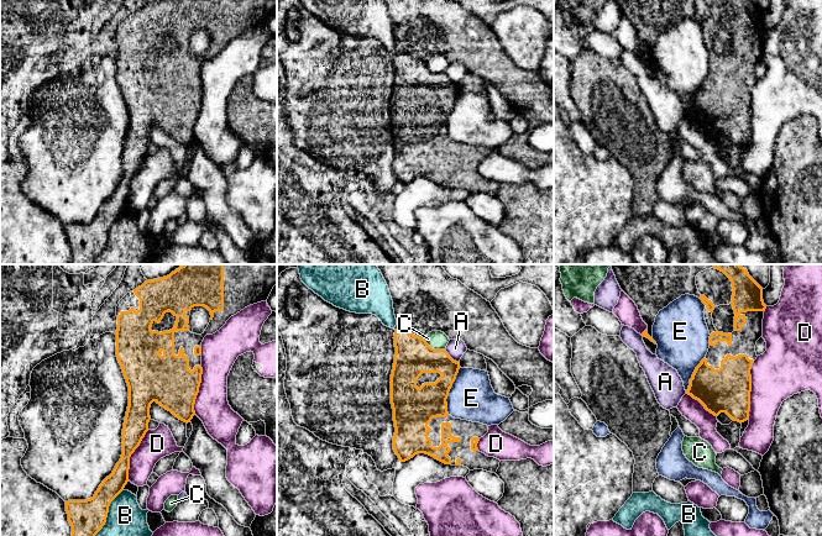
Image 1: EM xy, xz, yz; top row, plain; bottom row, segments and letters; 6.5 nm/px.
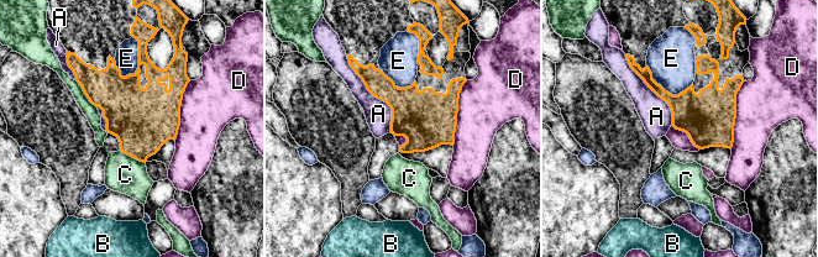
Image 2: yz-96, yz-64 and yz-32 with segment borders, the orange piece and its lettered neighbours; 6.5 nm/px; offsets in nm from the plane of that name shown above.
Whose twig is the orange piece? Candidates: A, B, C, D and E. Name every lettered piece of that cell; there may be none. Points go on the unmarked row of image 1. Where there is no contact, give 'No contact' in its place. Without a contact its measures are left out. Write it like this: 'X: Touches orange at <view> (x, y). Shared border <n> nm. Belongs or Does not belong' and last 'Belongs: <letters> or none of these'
A: Touches orange at xz (450, 80). Shared border 130 nm. Does not belong
B: Touches orange at xy (106, 238). Shared border 400 nm. Does not belong
C: Touches orange at xz (433, 72). Shared border 150 nm. Does not belong
D: Touches orange at yz (750, 114). Shared border 380 nm. Does not belong
E: Touches orange at xz (449, 114). Shared border 320 nm. Does not belong
Belongs: none of these

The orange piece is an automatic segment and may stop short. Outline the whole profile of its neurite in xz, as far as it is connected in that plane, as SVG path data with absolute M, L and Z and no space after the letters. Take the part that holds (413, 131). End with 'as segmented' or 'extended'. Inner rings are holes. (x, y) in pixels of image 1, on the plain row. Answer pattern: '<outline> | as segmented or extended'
M405 52L396 53L393 62L396 78L391 98L391 127L396 151L393 173L399 184L405 185L418 177L425 177L445 188L496 196L501 184L477 172L488 149L455 142L447 136L446 122L461 91L460 85L454 84L446 73L431 72L425 62Z | extended

